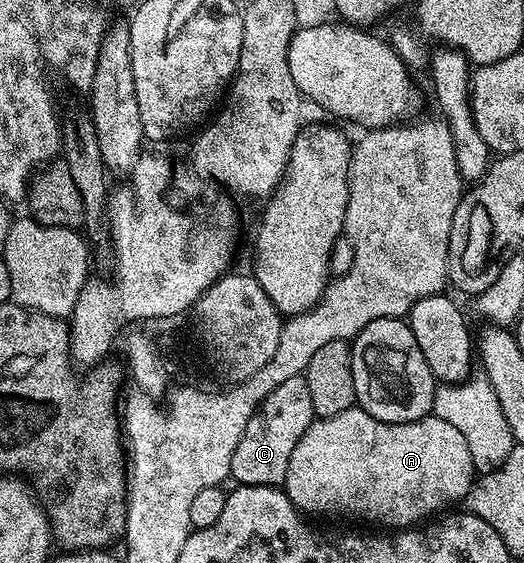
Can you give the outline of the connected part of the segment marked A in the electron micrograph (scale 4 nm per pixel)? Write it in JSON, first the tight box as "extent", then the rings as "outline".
{"extent":[283,404,474,528],"outline":[[[354,404],[347,412],[339,412],[339,416],[317,418],[303,432],[295,452],[291,452],[283,489],[291,504],[306,516],[346,514],[349,518],[374,522],[377,528],[413,528],[453,508],[448,506],[456,502],[458,505],[474,481],[467,440],[447,420],[430,416],[414,422],[384,422]]]}

